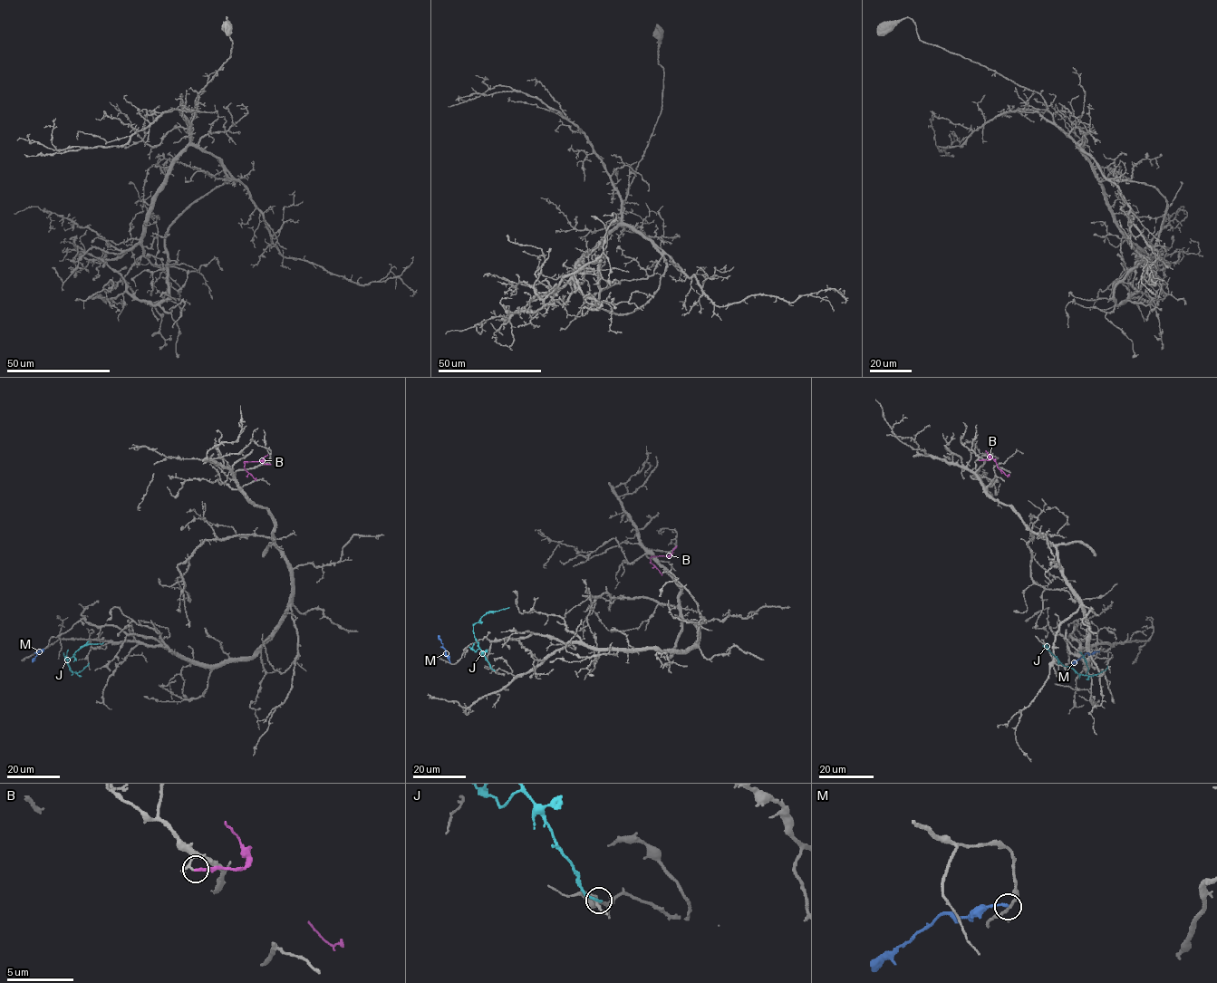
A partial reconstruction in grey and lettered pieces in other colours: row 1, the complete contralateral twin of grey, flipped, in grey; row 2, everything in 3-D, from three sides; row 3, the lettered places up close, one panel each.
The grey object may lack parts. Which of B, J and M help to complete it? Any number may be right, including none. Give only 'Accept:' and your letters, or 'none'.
Accept: none

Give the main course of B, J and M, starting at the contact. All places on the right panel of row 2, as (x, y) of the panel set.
B: (980, 459), (991, 457), (1006, 475), (1009, 474)
J: (1107, 667), (1097, 674), (1079, 674), (1064, 666), (1042, 645)
M: (1099, 651), (1086, 653), (1071, 665)

